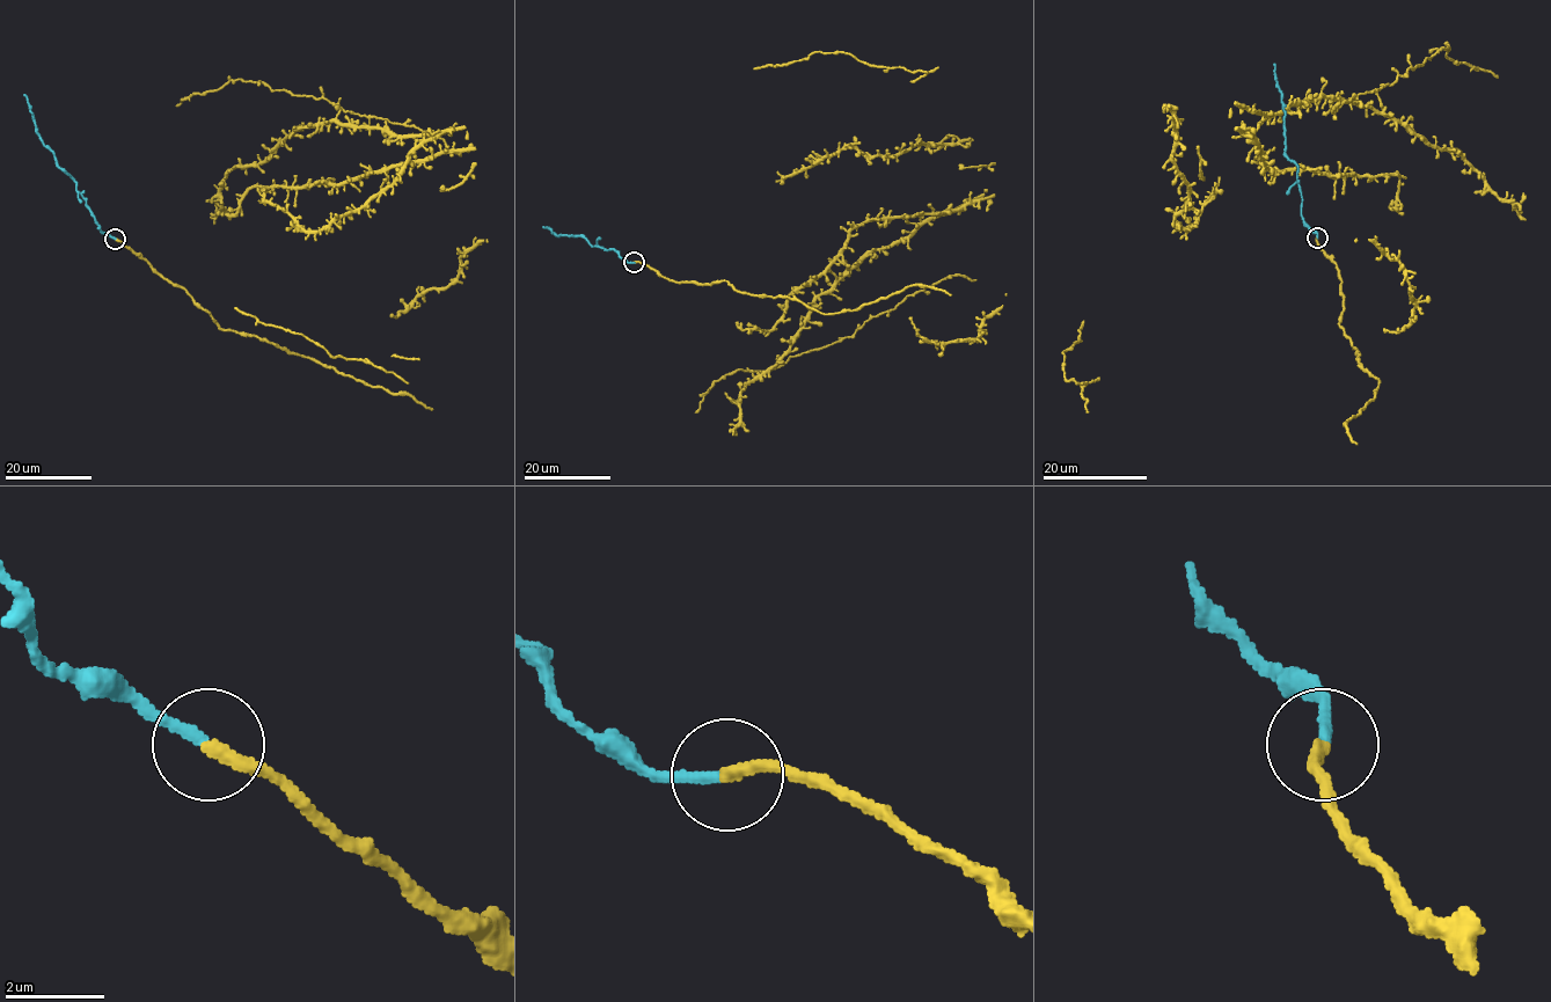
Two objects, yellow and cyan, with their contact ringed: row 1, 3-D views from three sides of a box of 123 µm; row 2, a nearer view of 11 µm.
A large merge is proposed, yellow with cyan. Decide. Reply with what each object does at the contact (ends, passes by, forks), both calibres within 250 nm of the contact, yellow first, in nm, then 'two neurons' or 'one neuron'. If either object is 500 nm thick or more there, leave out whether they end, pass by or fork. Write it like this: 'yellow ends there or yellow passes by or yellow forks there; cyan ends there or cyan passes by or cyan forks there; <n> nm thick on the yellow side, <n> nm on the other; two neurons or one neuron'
yellow ends there; cyan ends there; 280 nm thick on the yellow side, 240 nm on the other; two neurons

